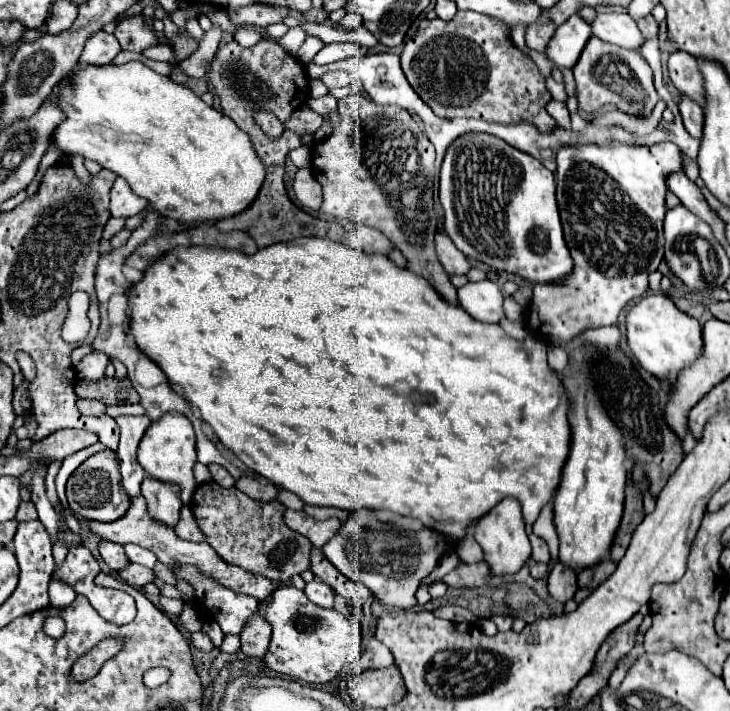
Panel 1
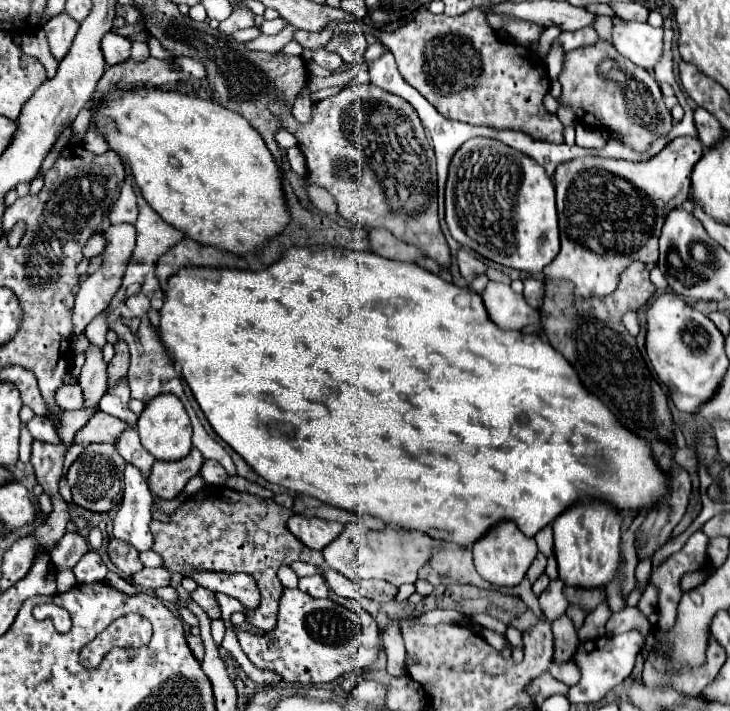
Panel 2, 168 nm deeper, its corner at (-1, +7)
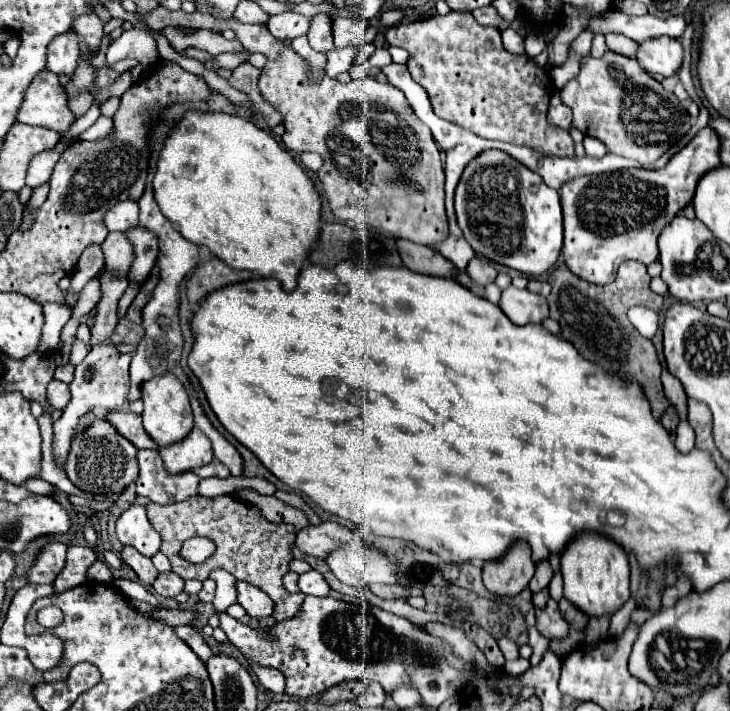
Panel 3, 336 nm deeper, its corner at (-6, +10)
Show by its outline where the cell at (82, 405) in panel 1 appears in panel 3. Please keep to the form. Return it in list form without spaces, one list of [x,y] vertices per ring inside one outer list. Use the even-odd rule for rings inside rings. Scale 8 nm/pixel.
[[[50,380],[48,384],[48,400],[52,400],[52,406],[54,408],[60,408],[64,410],[66,404],[70,402],[72,394],[70,394],[70,386],[60,382],[60,380]]]

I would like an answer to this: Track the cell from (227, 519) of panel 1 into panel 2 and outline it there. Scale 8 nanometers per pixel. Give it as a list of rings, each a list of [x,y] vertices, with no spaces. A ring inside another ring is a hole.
[[[207,485],[171,513],[169,521],[151,521],[151,533],[155,537],[153,549],[163,557],[167,571],[175,571],[183,577],[189,577],[193,571],[251,575],[259,585],[261,605],[257,611],[247,611],[247,621],[267,633],[277,623],[279,599],[283,595],[277,569],[299,559],[311,565],[325,563],[319,551],[305,547],[295,535],[291,535],[287,529],[291,515],[291,509],[285,509],[271,499]]]

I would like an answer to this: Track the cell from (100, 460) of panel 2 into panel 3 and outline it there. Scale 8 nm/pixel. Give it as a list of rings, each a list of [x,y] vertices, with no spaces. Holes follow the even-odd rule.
[[[98,420],[98,424],[92,424],[92,428],[88,428],[88,432],[84,432],[84,436],[76,436],[72,440],[70,456],[66,462],[66,474],[76,488],[90,492],[92,496],[120,494],[138,476],[136,448],[132,444],[128,444],[128,440],[124,436],[120,436],[112,428],[112,424]]]

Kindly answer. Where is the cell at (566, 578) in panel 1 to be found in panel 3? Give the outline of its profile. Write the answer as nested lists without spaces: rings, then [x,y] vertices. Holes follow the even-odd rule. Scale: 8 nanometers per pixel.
[[[548,598],[544,608],[536,608],[536,628],[552,638],[566,638],[568,634],[568,622],[562,618],[560,610],[558,610],[558,602],[554,598]]]

